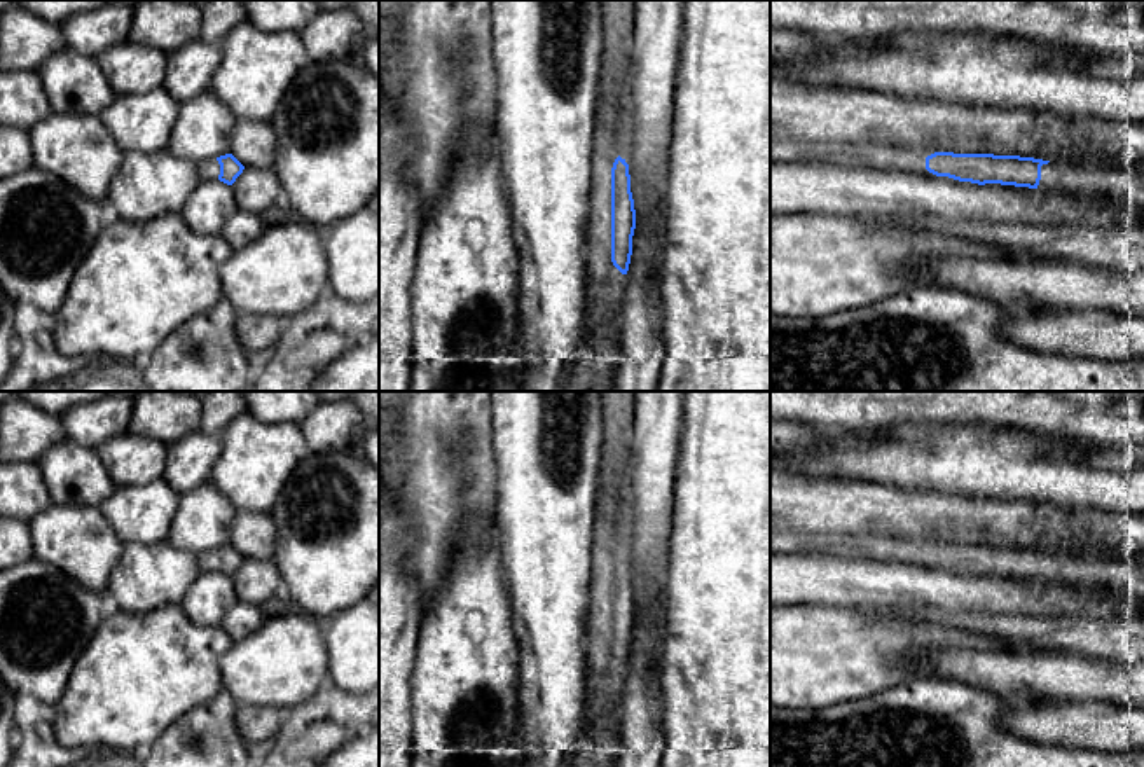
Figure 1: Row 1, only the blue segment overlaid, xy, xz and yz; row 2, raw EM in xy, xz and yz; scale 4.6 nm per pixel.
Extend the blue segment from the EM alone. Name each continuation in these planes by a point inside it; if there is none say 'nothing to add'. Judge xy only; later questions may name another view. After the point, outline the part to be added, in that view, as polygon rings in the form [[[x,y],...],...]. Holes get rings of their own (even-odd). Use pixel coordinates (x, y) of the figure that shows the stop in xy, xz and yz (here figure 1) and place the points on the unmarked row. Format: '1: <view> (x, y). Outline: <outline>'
1: xy (208, 561). Outline: [[[217,549],[199,554],[197,564],[199,564],[203,573],[217,571],[220,566],[220,556],[218,556]]]

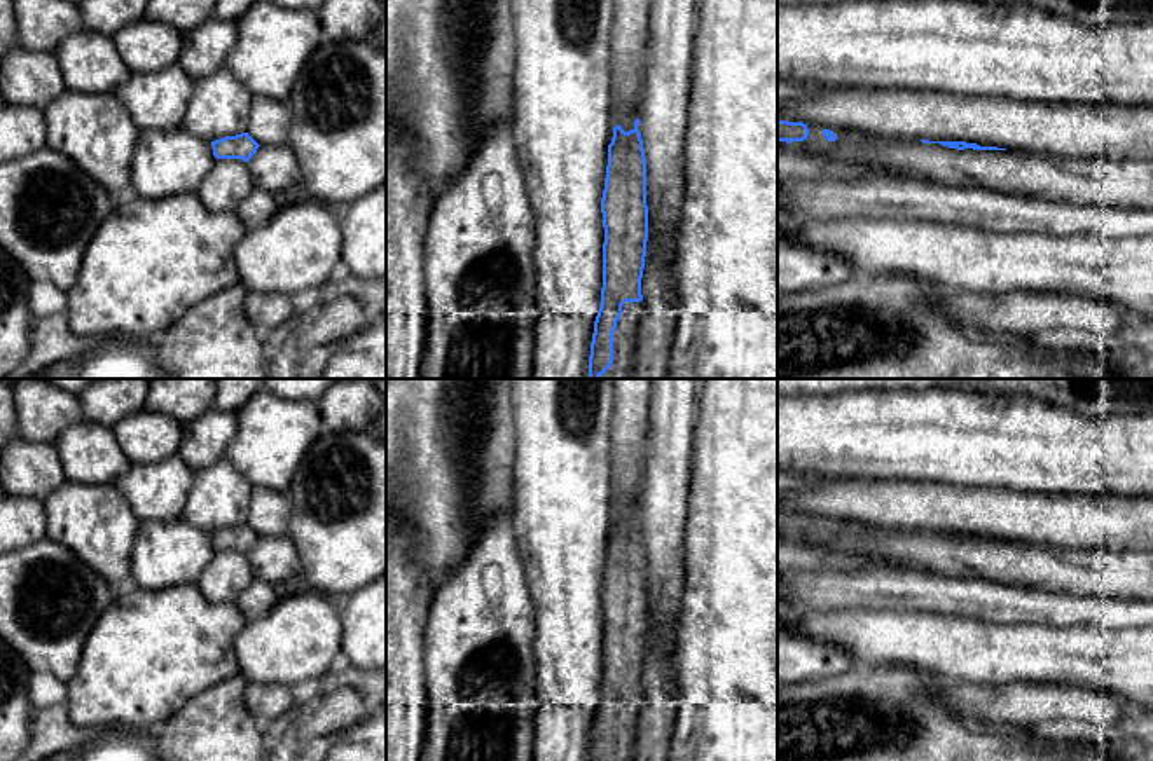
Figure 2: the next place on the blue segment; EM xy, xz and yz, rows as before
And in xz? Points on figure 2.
1: xz (624, 725). Outline: [[[625,693],[613,723],[613,754],[608,761],[629,761],[636,730],[636,717],[643,703],[641,693]]]

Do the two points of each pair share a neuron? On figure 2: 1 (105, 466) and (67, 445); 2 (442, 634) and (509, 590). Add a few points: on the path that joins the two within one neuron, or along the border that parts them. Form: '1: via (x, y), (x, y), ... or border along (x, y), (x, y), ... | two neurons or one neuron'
1: via (96, 459), (84, 447), (75, 445) | one neuron
2: via (458, 629), (493, 594) | one neuron

